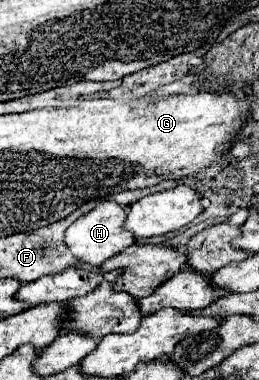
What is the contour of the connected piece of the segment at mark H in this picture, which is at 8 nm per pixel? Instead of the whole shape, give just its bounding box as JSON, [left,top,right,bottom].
[66,202,136,266]

